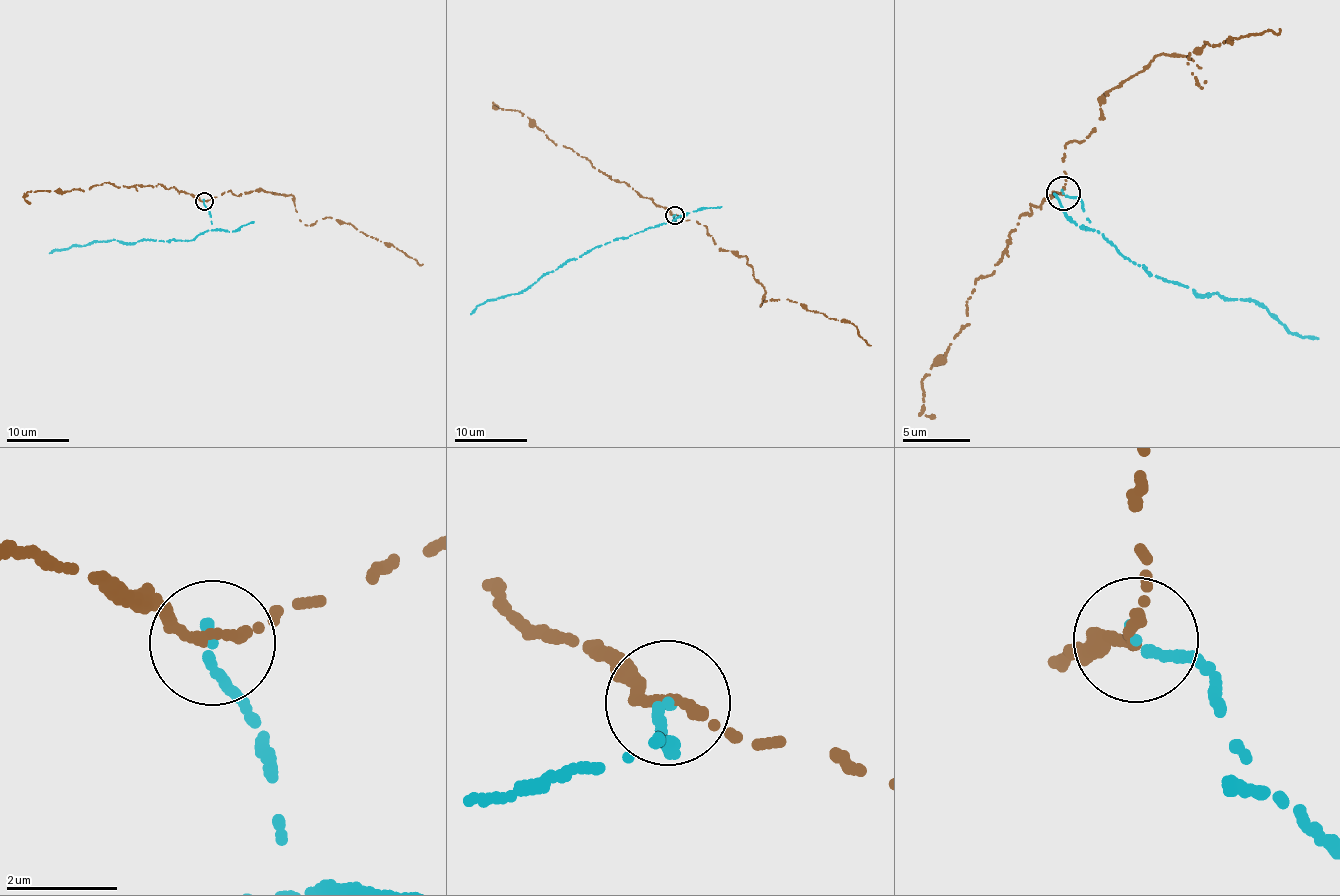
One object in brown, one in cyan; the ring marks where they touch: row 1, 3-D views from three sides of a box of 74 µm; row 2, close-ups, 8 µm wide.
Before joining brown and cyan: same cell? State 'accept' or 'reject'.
reject

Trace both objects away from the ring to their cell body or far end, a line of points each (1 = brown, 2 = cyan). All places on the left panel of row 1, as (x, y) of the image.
1: (203, 202), (230, 190), (293, 195), (306, 225), (329, 217), (349, 223), (423, 263)
2: (203, 202), (215, 228), (200, 232), (191, 240), (148, 240), (127, 243), (113, 240), (49, 253)

